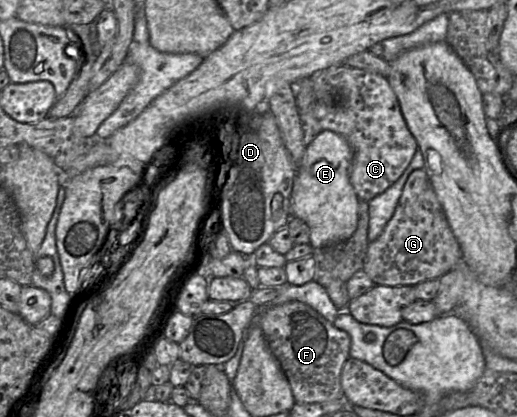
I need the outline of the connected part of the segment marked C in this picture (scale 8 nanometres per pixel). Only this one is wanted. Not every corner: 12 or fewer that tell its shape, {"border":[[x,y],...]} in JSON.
{"border":[[338,64],[311,76],[314,135],[353,150],[369,202],[418,144],[387,78]]}

